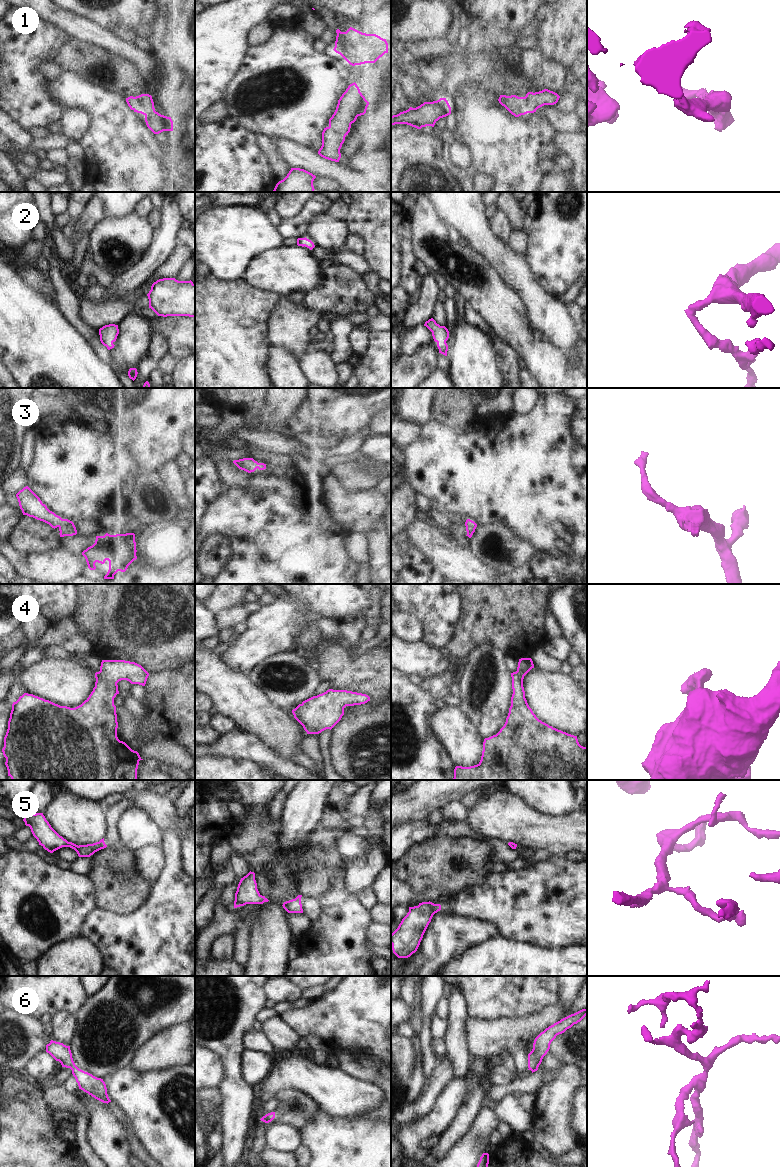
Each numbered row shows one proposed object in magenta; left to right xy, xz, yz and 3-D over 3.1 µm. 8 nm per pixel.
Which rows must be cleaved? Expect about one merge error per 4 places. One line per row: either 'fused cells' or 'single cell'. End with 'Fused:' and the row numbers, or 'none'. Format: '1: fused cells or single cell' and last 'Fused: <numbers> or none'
1: single cell
2: single cell
3: single cell
4: single cell
5: single cell
6: single cell
Fused: none

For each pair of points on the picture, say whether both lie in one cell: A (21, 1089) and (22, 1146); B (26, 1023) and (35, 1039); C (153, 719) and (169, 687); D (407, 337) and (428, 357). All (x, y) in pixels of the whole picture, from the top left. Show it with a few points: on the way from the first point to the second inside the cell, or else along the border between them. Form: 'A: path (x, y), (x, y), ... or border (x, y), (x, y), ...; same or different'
A: path (27, 1103), (27, 1132); same
B: path (26, 1027), (26, 1030), (31, 1035); same
C: path (159, 711), (169, 701), (169, 695); same
D: border (433, 340), (421, 345), (413, 353), (403, 356); different

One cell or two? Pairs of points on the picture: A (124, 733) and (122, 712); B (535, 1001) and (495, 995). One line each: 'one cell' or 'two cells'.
A: one cell
B: one cell

